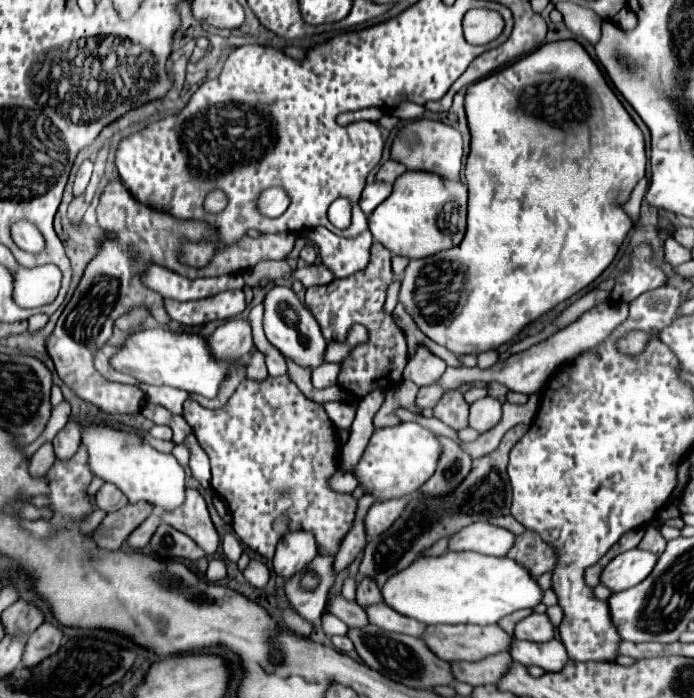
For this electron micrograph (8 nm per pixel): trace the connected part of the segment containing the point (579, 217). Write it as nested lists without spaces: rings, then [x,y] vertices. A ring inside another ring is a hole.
[[[556,41],[538,47],[534,53],[518,59],[516,63],[480,79],[478,83],[468,87],[466,93],[466,115],[472,133],[470,155],[466,159],[466,185],[468,185],[468,231],[466,237],[458,247],[442,251],[438,255],[410,261],[404,271],[398,301],[404,305],[406,313],[414,319],[418,329],[436,341],[438,345],[446,347],[456,355],[470,355],[470,353],[484,353],[492,349],[500,349],[504,343],[512,341],[526,325],[554,309],[558,303],[570,299],[580,289],[588,287],[616,257],[620,245],[624,243],[628,231],[634,227],[634,221],[624,211],[624,203],[630,199],[632,189],[644,177],[646,171],[646,153],[644,153],[644,135],[638,125],[632,121],[620,99],[608,87],[604,75],[600,73],[598,65],[592,57],[584,51],[578,41]]]

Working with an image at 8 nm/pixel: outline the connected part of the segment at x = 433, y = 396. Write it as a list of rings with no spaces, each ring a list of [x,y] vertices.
[[[600,303],[596,307],[592,307],[590,311],[586,311],[584,315],[580,315],[574,323],[570,323],[566,329],[558,331],[556,335],[552,335],[550,339],[522,351],[522,353],[516,353],[512,355],[508,361],[504,363],[496,363],[492,365],[490,369],[482,371],[478,367],[474,369],[468,369],[468,367],[460,367],[460,369],[454,369],[454,367],[448,367],[444,377],[436,383],[436,385],[430,385],[430,387],[422,387],[420,389],[420,395],[416,397],[416,405],[420,409],[428,409],[428,407],[434,407],[438,403],[438,399],[442,397],[442,391],[444,387],[446,389],[458,389],[458,385],[462,383],[476,383],[476,381],[484,381],[484,383],[490,383],[490,381],[498,381],[502,385],[506,385],[510,391],[516,391],[516,393],[524,393],[524,395],[534,395],[542,389],[542,385],[546,383],[546,379],[564,363],[568,363],[568,359],[572,361],[578,353],[590,349],[590,347],[596,347],[598,343],[602,343],[614,327],[618,327],[624,319],[628,317],[628,305],[626,303]]]

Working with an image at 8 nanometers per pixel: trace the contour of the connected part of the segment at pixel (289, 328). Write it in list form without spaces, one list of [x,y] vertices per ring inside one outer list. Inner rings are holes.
[[[274,287],[264,299],[264,333],[268,341],[288,359],[304,369],[316,369],[324,363],[326,353],[326,339],[316,323],[314,315],[298,301],[296,293],[290,287]]]

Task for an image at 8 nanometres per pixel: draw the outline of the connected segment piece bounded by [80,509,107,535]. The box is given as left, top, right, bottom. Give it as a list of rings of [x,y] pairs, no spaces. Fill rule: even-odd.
[[[96,509],[94,510],[80,525],[80,530],[83,534],[93,532],[96,527],[102,522],[104,517],[107,515],[106,512]]]

